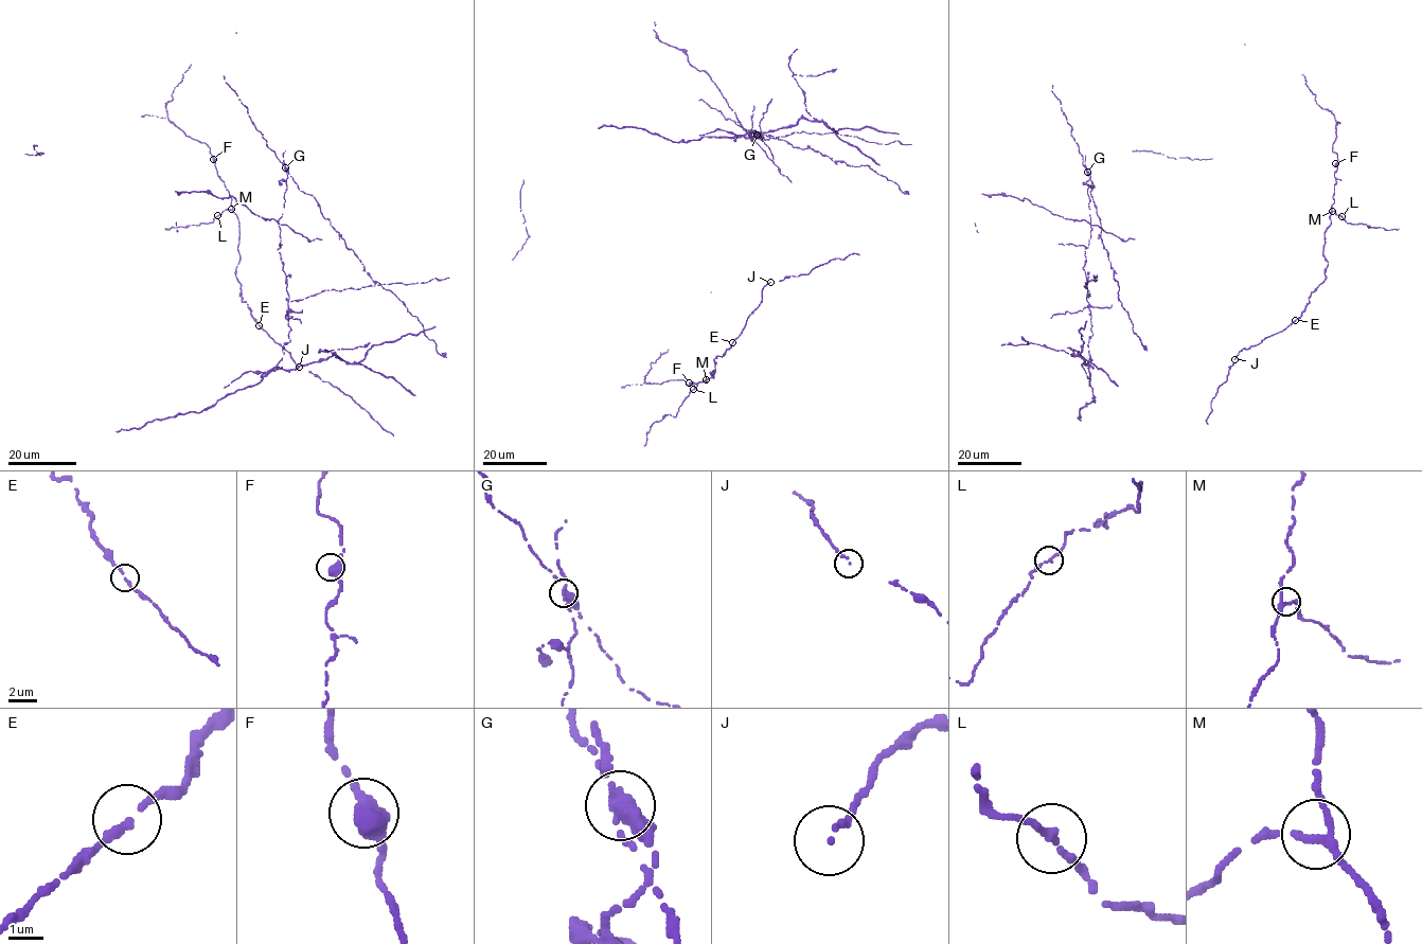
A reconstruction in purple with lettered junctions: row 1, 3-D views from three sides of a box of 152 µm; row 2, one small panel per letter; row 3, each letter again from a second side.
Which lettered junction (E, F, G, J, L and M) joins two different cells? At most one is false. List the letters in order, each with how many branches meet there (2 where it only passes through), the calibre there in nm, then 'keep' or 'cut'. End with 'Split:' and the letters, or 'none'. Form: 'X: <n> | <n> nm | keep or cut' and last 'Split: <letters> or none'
E: 2 | 220 nm | keep
F: 2 | 440 nm | keep
G: 2 | 400 nm | cut
J: 1 | 190 nm | keep
L: 2 | 200 nm | keep
M: 3 | 240 nm | keep
Split: G

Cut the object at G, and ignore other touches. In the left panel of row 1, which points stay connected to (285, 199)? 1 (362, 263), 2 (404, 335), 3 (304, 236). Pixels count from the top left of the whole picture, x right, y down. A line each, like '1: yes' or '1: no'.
1: no
2: yes
3: yes

